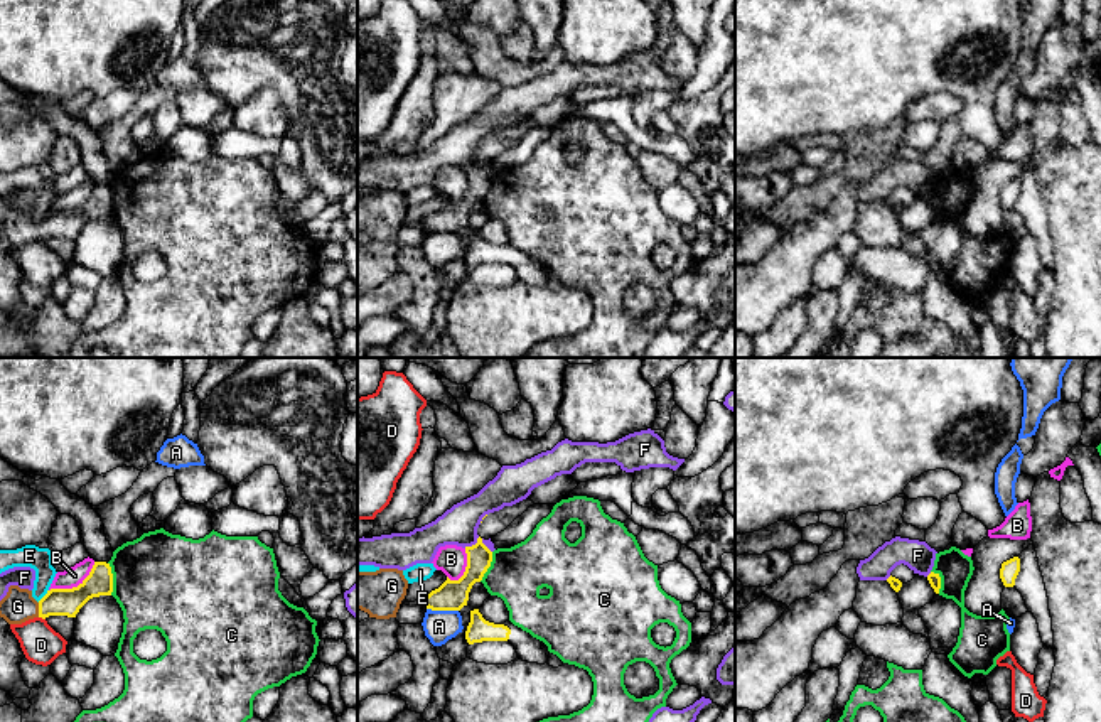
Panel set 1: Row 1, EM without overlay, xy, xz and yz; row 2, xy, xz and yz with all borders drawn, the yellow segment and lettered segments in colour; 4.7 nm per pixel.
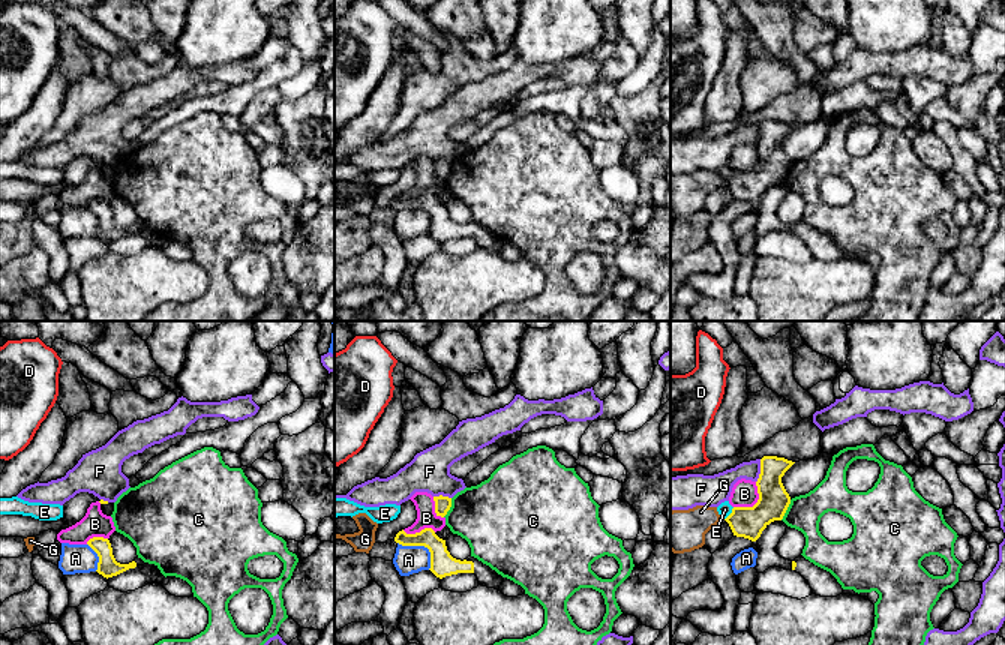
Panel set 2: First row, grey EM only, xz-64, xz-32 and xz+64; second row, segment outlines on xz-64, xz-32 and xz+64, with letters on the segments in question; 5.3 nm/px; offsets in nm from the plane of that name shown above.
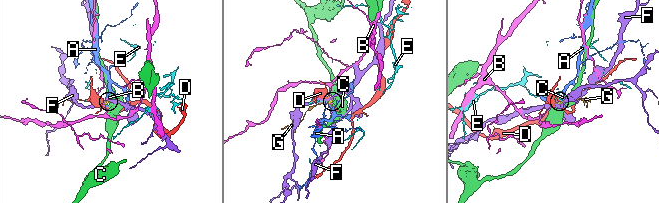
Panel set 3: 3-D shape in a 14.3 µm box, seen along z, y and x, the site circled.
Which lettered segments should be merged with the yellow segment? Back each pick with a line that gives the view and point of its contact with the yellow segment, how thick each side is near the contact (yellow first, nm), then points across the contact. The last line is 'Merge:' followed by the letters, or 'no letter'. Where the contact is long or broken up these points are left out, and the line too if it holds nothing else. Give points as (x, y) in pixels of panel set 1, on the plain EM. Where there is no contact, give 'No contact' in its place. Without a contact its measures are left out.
G: Touches yellow at xy (39, 231). Thickness 130 nm (yellow) against 160 nm
Merge: G

